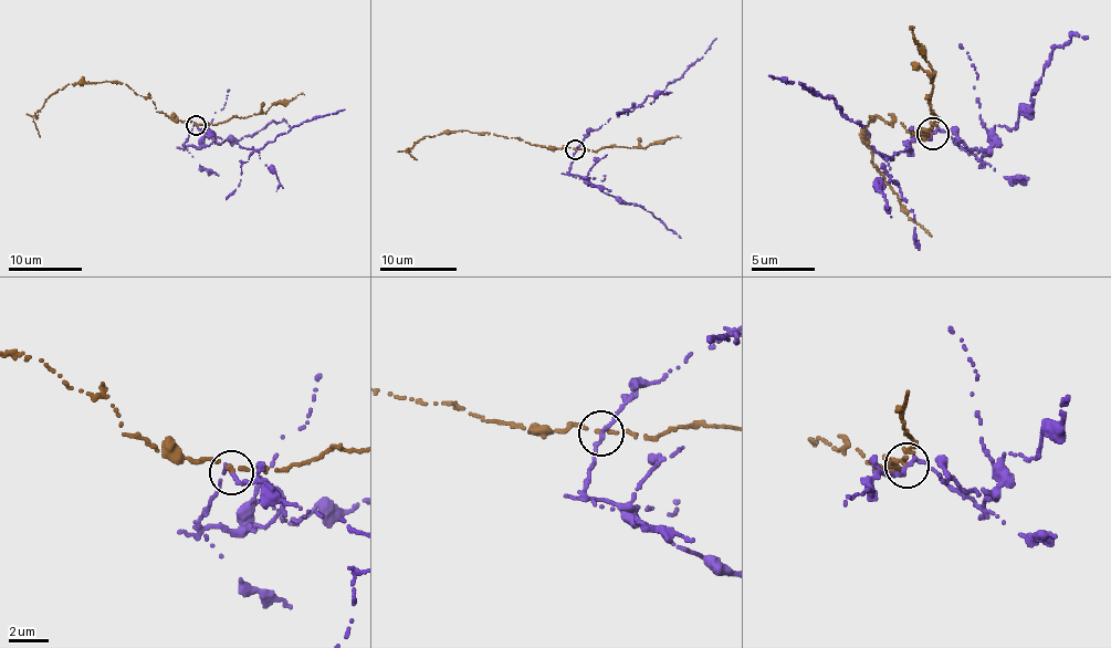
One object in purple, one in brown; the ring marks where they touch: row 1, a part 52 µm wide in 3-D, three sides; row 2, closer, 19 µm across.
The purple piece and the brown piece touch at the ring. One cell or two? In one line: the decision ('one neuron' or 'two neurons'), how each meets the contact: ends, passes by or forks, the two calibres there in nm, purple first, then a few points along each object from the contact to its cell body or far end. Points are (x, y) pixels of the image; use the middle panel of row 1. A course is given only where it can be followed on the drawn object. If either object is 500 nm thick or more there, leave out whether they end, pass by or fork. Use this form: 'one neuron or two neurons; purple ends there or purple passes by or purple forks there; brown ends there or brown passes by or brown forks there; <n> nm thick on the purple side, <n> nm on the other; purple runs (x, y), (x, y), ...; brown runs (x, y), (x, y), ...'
two neurons; purple ends there; brown ends there; 320 nm thick on the purple side, 240 nm on the other; purple runs (576, 148), (590, 131), (609, 118), (631, 112), (647, 96), (657, 95), (680, 77), (703, 56), (716, 38); brown runs (576, 148), (531, 145), (523, 139), (495, 134), (446, 129), (408, 149), (416, 160)

